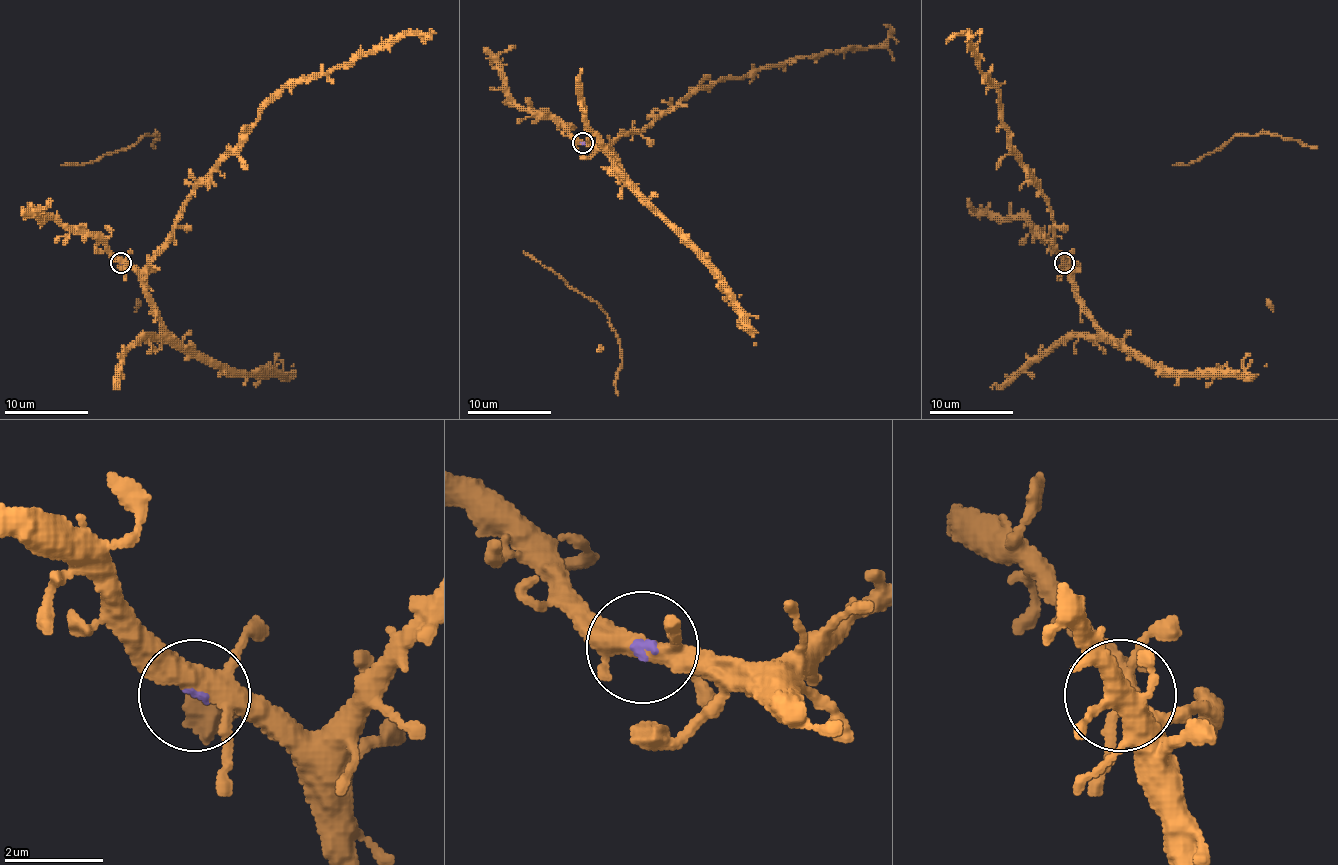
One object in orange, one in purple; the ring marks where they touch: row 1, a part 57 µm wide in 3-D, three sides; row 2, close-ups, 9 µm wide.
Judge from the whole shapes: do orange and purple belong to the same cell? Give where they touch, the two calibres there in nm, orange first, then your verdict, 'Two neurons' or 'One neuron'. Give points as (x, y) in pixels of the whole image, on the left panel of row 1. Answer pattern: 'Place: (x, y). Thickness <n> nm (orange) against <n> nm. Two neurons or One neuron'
Place: (120, 263). Thickness 380 nm (orange) against 90 nm. One neuron

